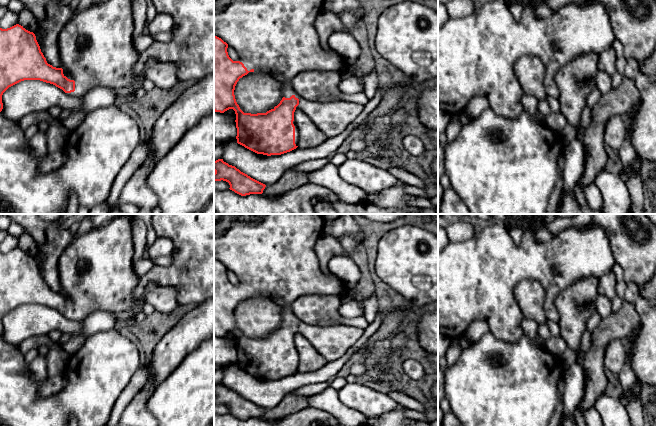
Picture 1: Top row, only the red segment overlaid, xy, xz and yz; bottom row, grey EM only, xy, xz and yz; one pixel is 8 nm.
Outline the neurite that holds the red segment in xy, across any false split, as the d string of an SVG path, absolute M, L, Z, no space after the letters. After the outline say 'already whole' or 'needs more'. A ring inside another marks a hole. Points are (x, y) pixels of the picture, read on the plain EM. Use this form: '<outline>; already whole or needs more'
M119 214L107 224L72 240L58 261L60 292L47 287L33 256L19 248L0 252L0 336L3 317L24 304L53 308L79 323L97 310L113 313L117 325L133 318L133 310L139 302L133 293L139 279L133 264L132 221L132 214Z; needs more

